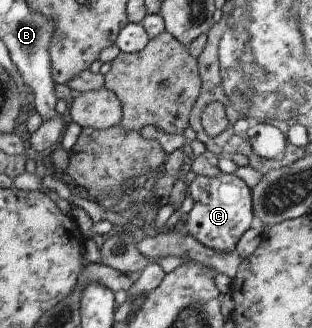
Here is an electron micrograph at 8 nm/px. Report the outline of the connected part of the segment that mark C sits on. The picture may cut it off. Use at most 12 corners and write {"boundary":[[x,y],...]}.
{"boundary":[[197,174],[181,226],[217,253],[255,225],[251,192],[234,174]]}

